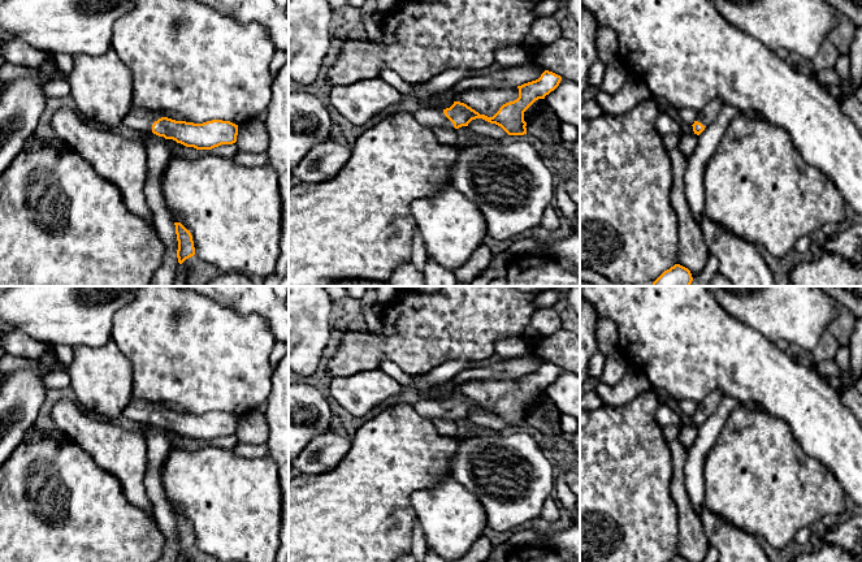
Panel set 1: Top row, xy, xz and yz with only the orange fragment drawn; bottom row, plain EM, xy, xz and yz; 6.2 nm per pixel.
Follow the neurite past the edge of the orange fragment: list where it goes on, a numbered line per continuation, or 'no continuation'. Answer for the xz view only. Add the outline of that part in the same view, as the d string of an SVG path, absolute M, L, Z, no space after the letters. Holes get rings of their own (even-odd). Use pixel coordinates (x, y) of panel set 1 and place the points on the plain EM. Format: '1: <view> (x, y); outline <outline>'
1: xz (428, 409); outline M424 399L415 406L415 410L419 415L430 420L433 420L437 415L443 415L451 420L455 420L454 415L445 407L443 402Z

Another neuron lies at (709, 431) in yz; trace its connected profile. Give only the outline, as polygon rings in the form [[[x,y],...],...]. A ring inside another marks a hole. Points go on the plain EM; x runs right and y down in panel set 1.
[[[723,397],[718,408],[698,427],[697,438],[688,449],[685,463],[685,485],[694,510],[701,516],[705,505],[705,459],[719,437],[729,414],[738,405],[732,397]]]

